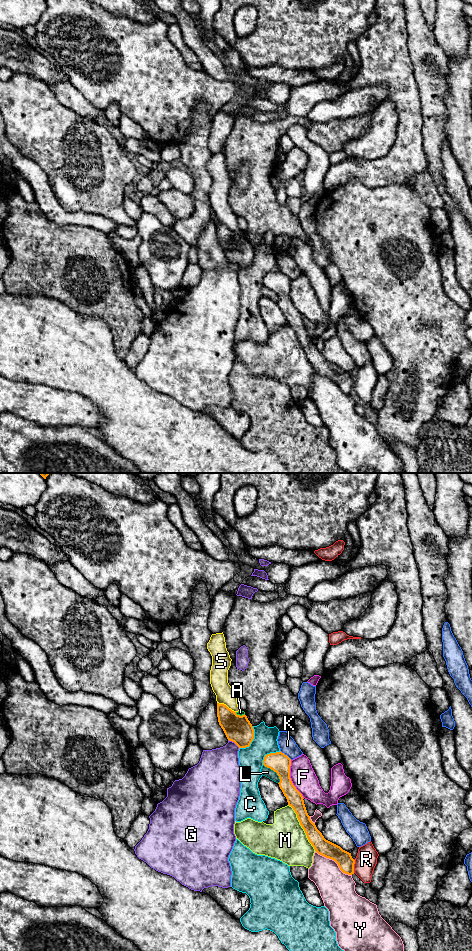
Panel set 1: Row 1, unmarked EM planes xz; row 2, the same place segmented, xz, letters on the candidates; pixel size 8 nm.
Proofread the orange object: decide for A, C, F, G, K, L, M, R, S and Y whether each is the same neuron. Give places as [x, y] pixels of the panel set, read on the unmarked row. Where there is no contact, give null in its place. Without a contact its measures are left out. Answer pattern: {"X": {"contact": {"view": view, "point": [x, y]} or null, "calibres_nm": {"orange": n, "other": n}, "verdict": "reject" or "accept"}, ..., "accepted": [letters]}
{"A": {"contact": {"view": "xz", "point": [239, 235]}, "calibres_nm": {"orange": 220, "other": 40}, "verdict": "reject"}, "C": {"contact": {"view": "xz", "point": [252, 260]}, "calibres_nm": {"orange": 220, "other": 190}, "verdict": "reject"}, "F": {"contact": {"view": "xz", "point": [290, 299]}, "calibres_nm": {"orange": 160, "other": 200}, "verdict": "reject"}, "G": {"contact": {"view": "xz", "point": [234, 262]}, "calibres_nm": {"orange": 220, "other": 320}, "verdict": "reject"}, "K": {"contact": {"view": "xz", "point": [286, 275]}, "calibres_nm": {"orange": 160, "other": 140}, "verdict": "reject"}, "L": {"contact": {"view": "xz", "point": [275, 291]}, "calibres_nm": {"orange": 160, "other": 80}, "verdict": "reject"}, "M": {"contact": {"view": "xz", "point": [302, 347]}, "calibres_nm": {"orange": 130, "other": 340}, "verdict": "reject"}, "R": {"contact": {"view": "xz", "point": [353, 386]}, "calibres_nm": {"orange": 130, "other": 170}, "verdict": "reject"}, "S": {"contact": {"view": "xz", "point": [225, 225]}, "calibres_nm": {"orange": 220, "other": 140}, "verdict": "reject"}, "Y": {"contact": {"view": "xz", "point": [334, 380]}, "calibres_nm": {"orange": 130, "other": 280}, "verdict": "reject"}, "accepted": []}

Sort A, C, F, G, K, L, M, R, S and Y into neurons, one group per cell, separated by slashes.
A M S / C / F / G / K / L / R / Y

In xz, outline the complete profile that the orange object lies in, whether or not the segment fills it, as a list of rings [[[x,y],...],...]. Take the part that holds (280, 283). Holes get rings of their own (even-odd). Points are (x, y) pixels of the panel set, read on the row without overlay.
[[[281,271],[270,273],[265,275],[263,285],[276,292],[279,296],[279,307],[286,317],[288,325],[297,334],[300,345],[315,371],[326,378],[334,380],[343,393],[348,395],[354,394],[355,380],[352,378],[351,373],[326,360],[317,349],[315,343],[311,341],[304,324],[304,318],[293,305],[290,298],[291,279]]]

